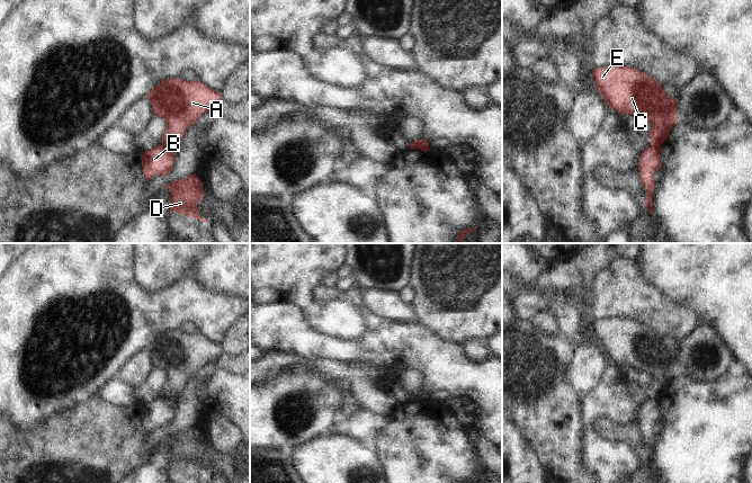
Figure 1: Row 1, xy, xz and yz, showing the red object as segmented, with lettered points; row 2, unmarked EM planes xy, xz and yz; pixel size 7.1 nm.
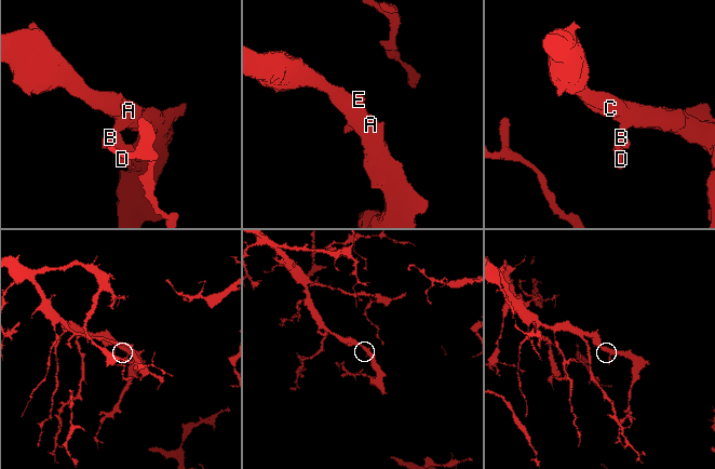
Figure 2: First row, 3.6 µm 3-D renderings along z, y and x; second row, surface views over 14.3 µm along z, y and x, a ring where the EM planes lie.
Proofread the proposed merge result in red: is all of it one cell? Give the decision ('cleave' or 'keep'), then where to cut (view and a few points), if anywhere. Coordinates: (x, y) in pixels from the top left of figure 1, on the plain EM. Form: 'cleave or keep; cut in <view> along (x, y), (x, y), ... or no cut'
cleave; cut in xy along (162, 395), (173, 399)

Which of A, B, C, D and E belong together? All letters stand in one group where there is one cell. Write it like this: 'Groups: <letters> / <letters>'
Groups: A C E / B D

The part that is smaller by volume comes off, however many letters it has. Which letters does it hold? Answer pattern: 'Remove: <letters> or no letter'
Remove: B, D

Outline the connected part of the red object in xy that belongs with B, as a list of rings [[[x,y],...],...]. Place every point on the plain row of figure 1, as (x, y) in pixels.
[[[159,396],[156,400],[143,404],[141,408],[143,427],[150,432],[155,427],[167,428],[173,420],[176,412],[176,400]]]

